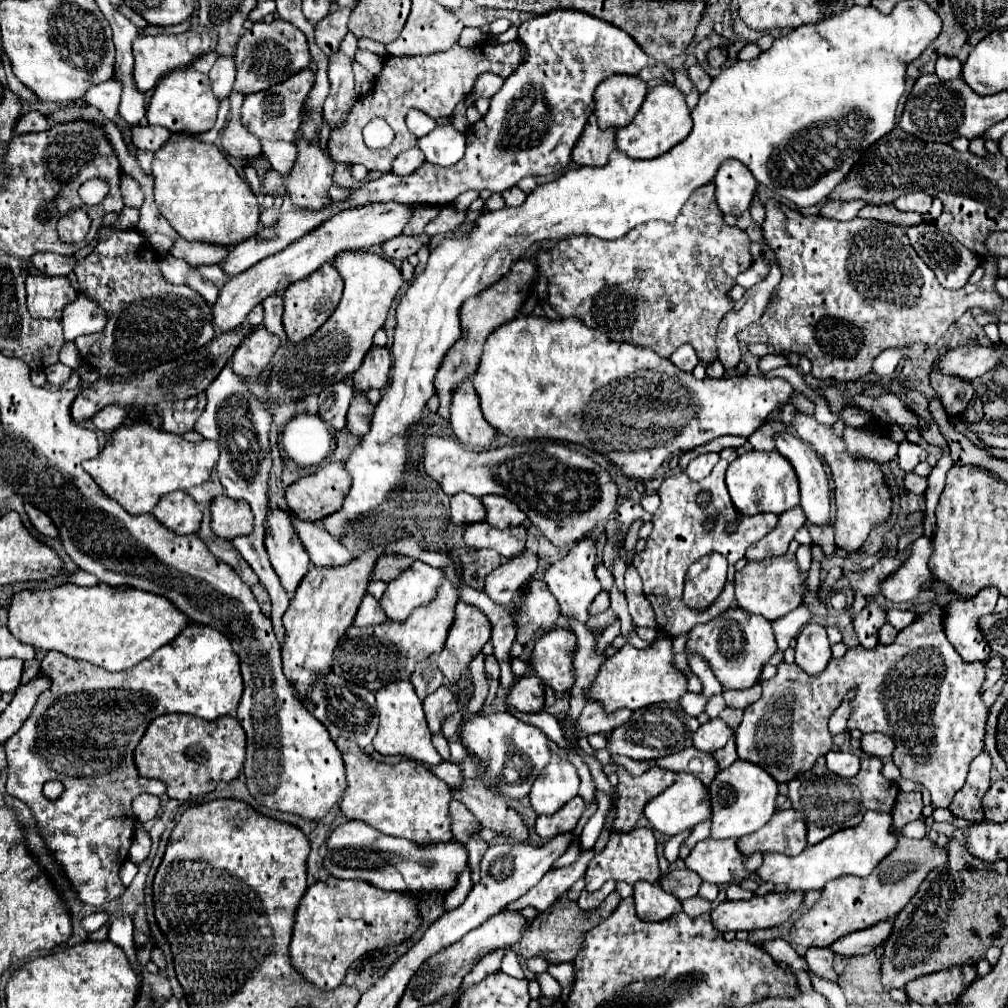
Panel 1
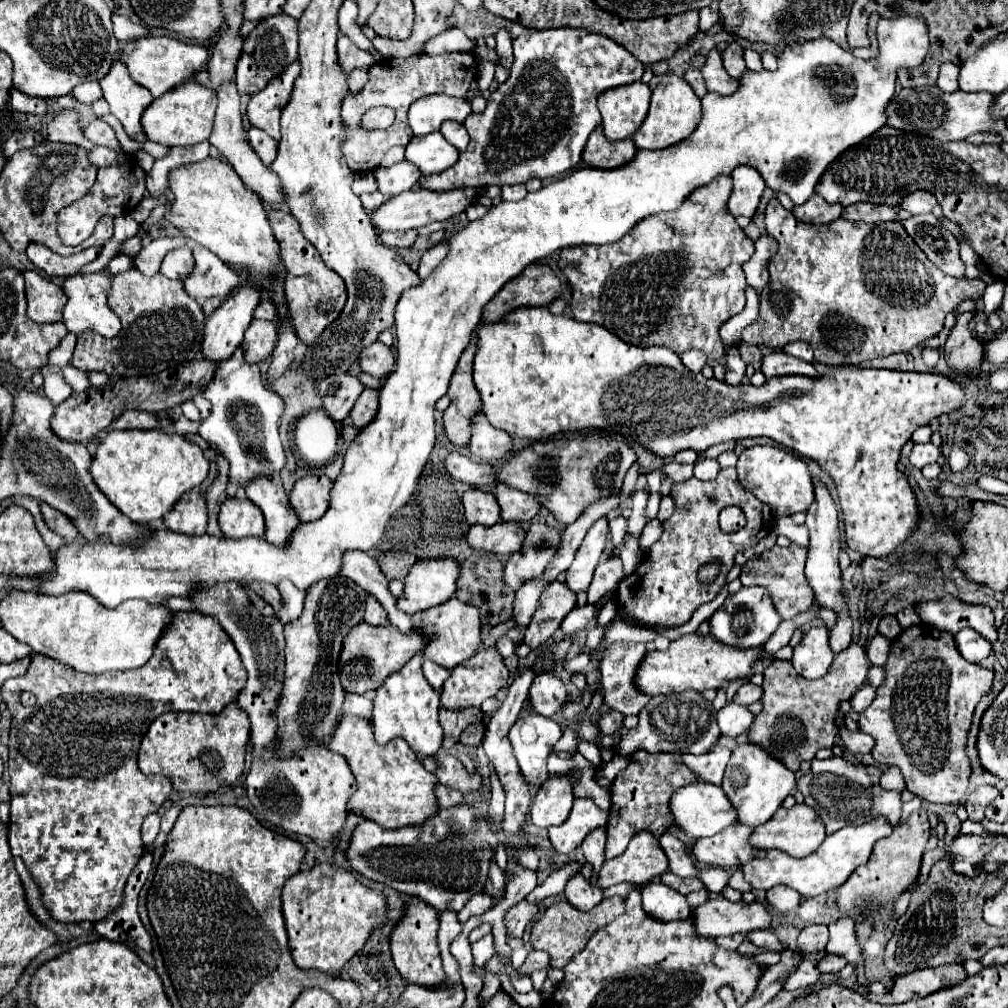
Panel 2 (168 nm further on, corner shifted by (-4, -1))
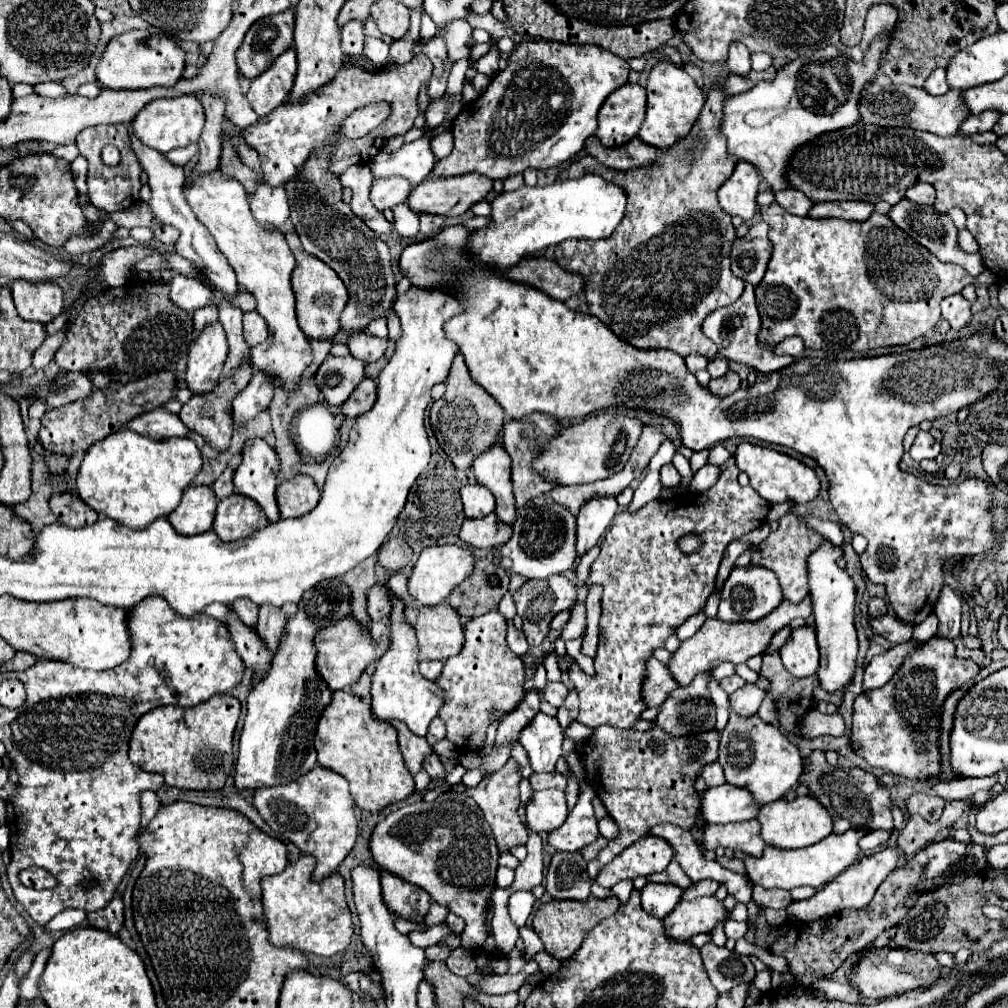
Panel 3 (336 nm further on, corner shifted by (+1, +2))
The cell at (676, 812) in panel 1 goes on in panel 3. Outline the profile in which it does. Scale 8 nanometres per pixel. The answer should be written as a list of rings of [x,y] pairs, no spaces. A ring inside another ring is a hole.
[[[723,784],[717,788],[709,788],[701,796],[699,814],[709,824],[727,824],[757,818],[761,804],[753,798],[747,788],[739,788],[733,784]]]

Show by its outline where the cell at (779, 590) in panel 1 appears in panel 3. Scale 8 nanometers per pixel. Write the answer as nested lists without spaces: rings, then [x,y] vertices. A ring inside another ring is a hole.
[[[785,514],[779,520],[779,528],[771,532],[759,546],[753,548],[753,564],[761,564],[767,568],[773,568],[781,580],[783,598],[791,602],[799,602],[809,592],[809,576],[807,576],[807,558],[821,546],[825,536],[811,530],[805,522],[799,522],[797,514]]]

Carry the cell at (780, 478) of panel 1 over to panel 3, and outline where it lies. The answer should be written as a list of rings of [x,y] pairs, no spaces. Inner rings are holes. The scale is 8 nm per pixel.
[[[743,442],[737,446],[735,462],[737,462],[737,468],[749,476],[751,488],[757,490],[771,504],[787,502],[787,500],[793,500],[797,504],[805,504],[805,502],[811,502],[819,494],[821,484],[819,484],[815,470],[811,470],[809,466],[799,462],[797,458],[791,458],[783,452]]]

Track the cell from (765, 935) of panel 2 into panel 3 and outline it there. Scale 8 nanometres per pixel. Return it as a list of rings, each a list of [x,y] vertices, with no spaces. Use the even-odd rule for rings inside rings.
[[[727,918],[725,920],[725,936],[727,938],[733,938],[733,940],[739,940],[743,938],[747,932],[747,922],[737,922],[733,918]]]

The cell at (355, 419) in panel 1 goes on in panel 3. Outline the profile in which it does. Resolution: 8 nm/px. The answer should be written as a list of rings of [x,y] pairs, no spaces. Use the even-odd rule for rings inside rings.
[[[363,378],[361,384],[353,390],[347,402],[341,406],[341,414],[347,418],[357,418],[373,408],[377,400],[377,384],[371,378]]]

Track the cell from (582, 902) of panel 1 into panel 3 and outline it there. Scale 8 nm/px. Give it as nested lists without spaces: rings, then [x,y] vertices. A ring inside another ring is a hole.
[[[581,852],[553,854],[545,876],[545,888],[553,900],[587,900],[589,886],[587,862]]]

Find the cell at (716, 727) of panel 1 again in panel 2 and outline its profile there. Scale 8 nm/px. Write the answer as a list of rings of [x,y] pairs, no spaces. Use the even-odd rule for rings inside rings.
[[[728,703],[724,709],[718,711],[718,727],[720,735],[724,737],[738,737],[748,731],[754,715],[746,707],[738,707],[736,703]]]

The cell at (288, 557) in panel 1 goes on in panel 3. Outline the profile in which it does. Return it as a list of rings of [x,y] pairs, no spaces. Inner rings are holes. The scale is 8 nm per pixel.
[[[251,438],[243,446],[243,458],[233,472],[235,492],[253,498],[271,522],[279,520],[279,508],[275,502],[279,460],[277,452],[263,440]]]

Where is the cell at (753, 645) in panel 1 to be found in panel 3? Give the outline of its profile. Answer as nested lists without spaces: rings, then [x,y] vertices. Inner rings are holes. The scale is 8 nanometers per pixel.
[[[755,564],[733,568],[733,572],[729,574],[729,578],[721,590],[721,604],[719,604],[717,618],[723,622],[761,620],[763,616],[773,612],[773,608],[777,608],[781,604],[781,600],[783,600],[783,590],[781,590],[777,574],[773,570],[769,570],[765,566],[755,566]]]

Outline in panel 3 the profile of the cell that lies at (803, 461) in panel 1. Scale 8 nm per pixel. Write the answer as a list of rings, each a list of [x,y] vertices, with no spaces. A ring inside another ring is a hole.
[[[823,542],[817,552],[809,556],[809,596],[813,600],[813,616],[815,616],[815,632],[821,650],[821,666],[819,666],[819,686],[825,692],[847,690],[853,684],[855,666],[857,666],[857,634],[853,624],[853,604],[855,604],[855,584],[845,570],[841,570],[835,562],[843,556],[839,546]]]

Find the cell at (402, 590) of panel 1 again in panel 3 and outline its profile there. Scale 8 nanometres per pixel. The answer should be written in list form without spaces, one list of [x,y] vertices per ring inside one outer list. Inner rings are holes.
[[[445,544],[445,546],[429,546],[421,552],[411,578],[409,578],[409,592],[413,600],[419,606],[437,606],[447,600],[453,588],[457,588],[471,572],[475,566],[475,556],[471,554],[469,548],[461,548],[455,544]]]

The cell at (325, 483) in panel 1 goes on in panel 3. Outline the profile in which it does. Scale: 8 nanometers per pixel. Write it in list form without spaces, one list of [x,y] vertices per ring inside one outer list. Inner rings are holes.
[[[297,474],[277,486],[277,506],[281,518],[299,518],[311,512],[319,502],[319,490],[311,476]]]

